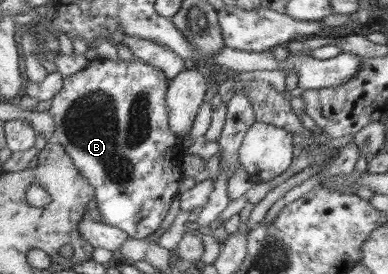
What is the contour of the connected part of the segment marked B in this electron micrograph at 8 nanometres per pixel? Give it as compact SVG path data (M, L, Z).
M91 53L91 55L89 55L88 65L75 75L66 77L62 89L60 89L60 92L50 101L52 105L48 113L52 115L55 126L53 141L64 146L66 153L73 159L74 165L80 171L80 174L90 183L91 187L94 187L97 208L101 213L102 222L121 229L128 235L128 238L144 239L148 237L148 235L152 235L152 233L162 225L162 221L164 221L164 217L166 217L170 204L174 197L179 194L179 186L183 179L183 173L180 167L184 154L182 139L179 138L171 130L170 125L168 125L168 109L166 109L165 101L168 85L169 81L166 80L166 74L164 74L164 72L159 71L158 68L154 68L137 58L134 59L134 61L120 59L111 61L102 59Z

